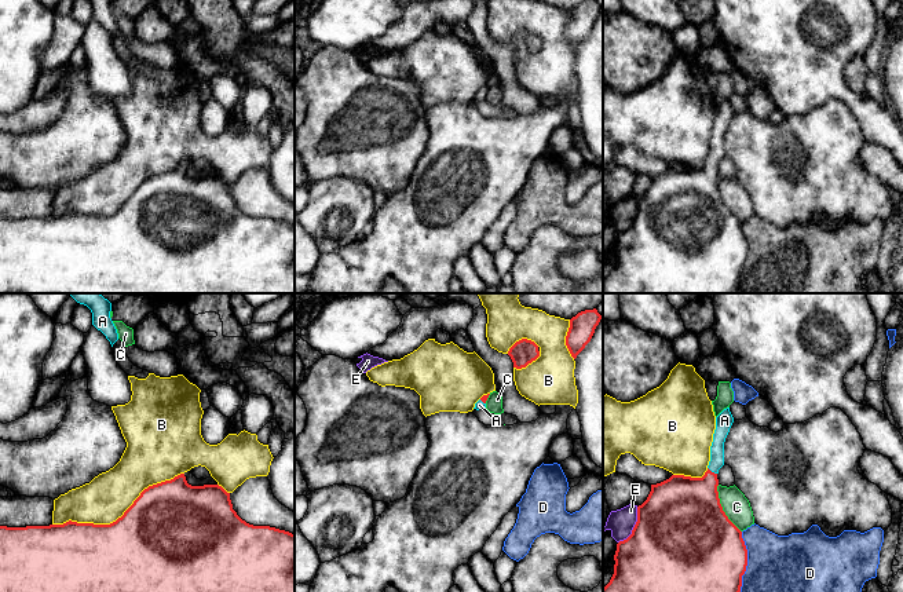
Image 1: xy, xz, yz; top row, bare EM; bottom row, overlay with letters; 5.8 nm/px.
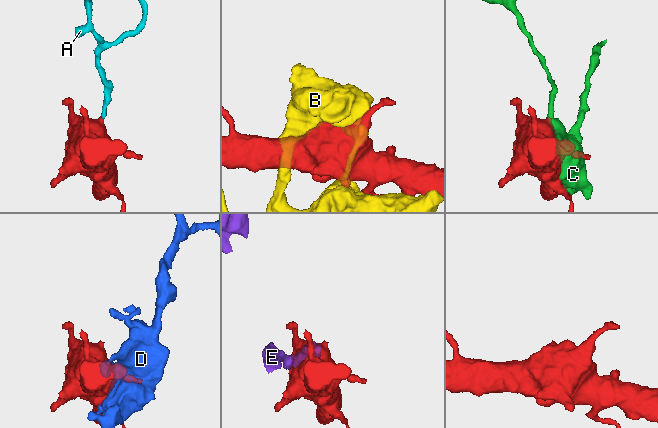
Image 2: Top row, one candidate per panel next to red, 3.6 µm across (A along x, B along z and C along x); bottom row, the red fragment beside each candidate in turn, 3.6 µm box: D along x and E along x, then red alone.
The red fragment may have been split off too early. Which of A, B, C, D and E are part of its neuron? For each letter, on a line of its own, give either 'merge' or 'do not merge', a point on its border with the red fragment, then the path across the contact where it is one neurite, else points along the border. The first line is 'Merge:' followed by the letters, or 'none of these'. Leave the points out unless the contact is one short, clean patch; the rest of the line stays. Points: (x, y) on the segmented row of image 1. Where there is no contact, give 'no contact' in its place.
Merge: A
A: merge; contact yz (710, 471); way yz (690, 508), (709, 482), (710, 471), (716, 463), (721, 430)
B: do not merge; contact xy (119, 518)
C: do not merge; contact yz (721, 508)
D: do not merge; contact yz (746, 562)
E: do not merge; contact yz (635, 526)

